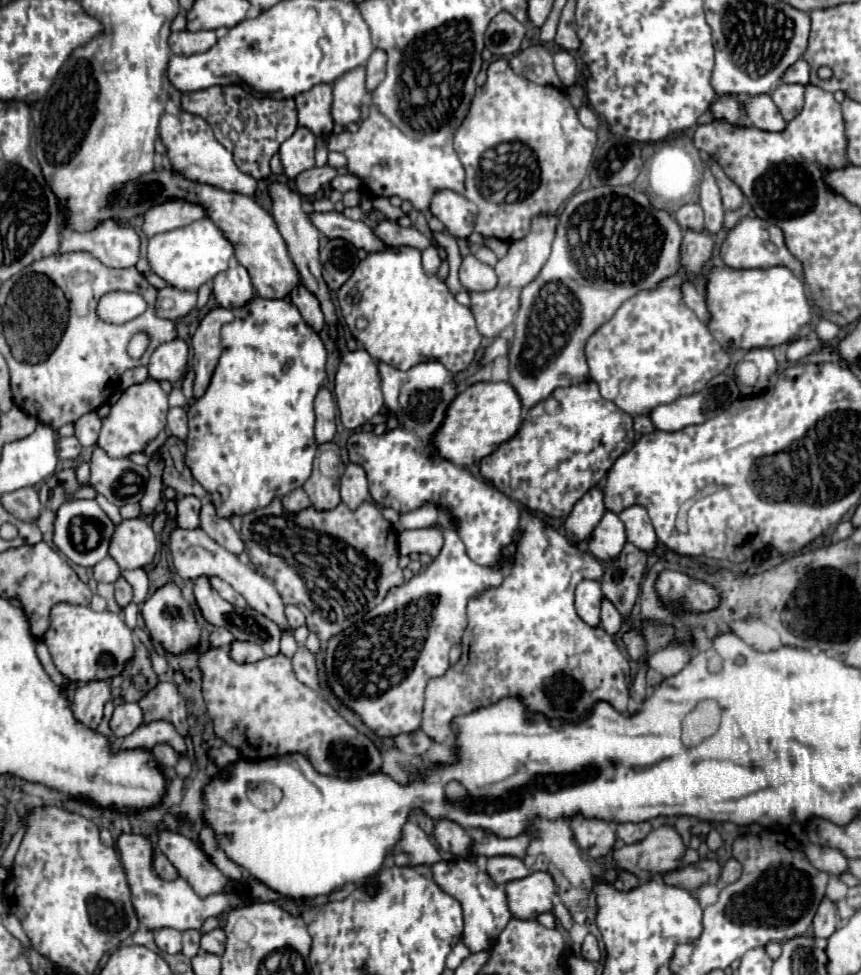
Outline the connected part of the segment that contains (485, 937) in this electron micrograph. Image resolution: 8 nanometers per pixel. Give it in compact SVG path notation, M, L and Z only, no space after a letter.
M452 859L452 861L438 861L432 865L432 877L436 885L448 893L450 897L458 899L464 911L464 931L462 931L462 943L470 949L470 953L480 953L490 949L492 941L500 935L500 931L506 927L506 923L512 919L504 887L496 885L486 871L482 871L474 861L470 859Z

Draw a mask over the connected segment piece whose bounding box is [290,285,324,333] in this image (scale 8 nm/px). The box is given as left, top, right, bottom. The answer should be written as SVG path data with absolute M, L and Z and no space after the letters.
M296 287L292 293L290 293L290 301L296 305L296 309L300 311L300 315L304 317L304 321L316 331L320 333L322 327L324 327L324 315L320 311L320 303L316 301L316 297L304 287Z

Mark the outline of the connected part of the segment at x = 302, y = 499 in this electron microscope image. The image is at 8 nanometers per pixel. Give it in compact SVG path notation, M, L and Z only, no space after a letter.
M294 489L292 493L288 493L288 495L282 497L282 505L284 505L284 509L288 513L298 513L298 511L310 507L310 499L304 493L304 489Z

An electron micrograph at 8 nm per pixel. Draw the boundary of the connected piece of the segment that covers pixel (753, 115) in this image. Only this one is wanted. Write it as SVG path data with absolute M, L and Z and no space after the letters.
M766 93L748 97L746 101L742 101L742 109L744 109L746 117L752 121L752 125L758 127L758 129L764 129L764 131L780 131L786 125L784 117L776 109L772 97L766 95Z

